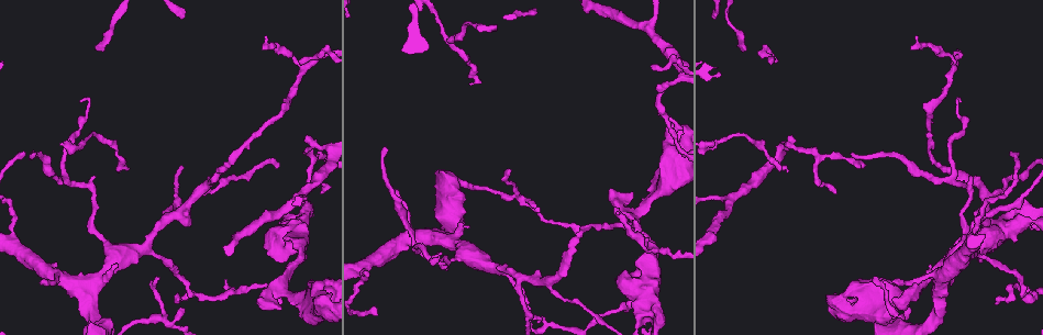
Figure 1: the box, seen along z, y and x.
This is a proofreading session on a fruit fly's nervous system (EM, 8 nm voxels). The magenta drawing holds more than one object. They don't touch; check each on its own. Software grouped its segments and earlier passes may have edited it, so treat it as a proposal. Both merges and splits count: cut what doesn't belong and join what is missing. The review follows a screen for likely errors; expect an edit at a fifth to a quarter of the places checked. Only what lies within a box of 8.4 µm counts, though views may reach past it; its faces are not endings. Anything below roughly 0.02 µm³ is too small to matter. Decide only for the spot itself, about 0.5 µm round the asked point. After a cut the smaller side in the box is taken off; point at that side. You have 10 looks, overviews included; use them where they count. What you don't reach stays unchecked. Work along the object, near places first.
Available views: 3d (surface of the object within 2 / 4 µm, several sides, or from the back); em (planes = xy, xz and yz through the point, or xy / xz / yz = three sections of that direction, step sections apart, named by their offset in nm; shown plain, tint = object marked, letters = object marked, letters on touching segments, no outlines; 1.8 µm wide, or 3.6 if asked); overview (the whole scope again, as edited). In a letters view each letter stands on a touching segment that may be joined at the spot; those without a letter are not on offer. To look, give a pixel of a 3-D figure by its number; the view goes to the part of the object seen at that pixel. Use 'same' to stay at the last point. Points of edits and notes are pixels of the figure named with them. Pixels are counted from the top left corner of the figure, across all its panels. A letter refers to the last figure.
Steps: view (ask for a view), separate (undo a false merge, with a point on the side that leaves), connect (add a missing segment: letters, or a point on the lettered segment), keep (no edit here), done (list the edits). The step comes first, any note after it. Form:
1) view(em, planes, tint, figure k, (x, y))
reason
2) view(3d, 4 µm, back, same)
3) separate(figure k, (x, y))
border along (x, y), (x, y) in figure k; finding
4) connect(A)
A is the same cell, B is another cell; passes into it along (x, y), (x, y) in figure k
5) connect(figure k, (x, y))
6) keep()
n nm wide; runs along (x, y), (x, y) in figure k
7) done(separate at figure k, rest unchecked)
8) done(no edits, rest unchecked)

view(3d, 4 µm, figure 1, (295, 231))
two arms at a narrow angle

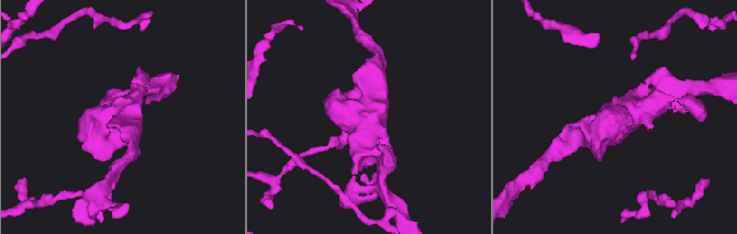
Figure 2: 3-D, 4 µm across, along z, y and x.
view(em, 3.6 µm, xz, step 16, tint, figure 2, (122, 115))
need the tissue

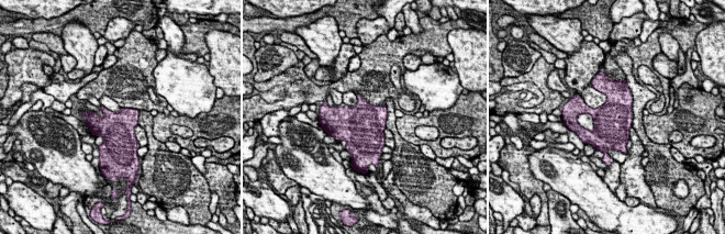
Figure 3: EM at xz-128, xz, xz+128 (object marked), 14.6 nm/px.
view(em, 3.6 µm, planes, letters, same)
another direction

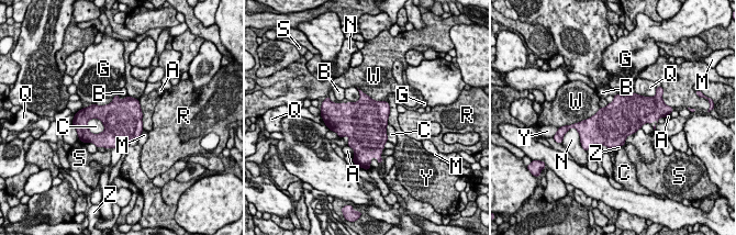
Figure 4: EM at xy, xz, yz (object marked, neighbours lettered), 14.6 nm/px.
keep()
W touches over 500 nm; A, B, C, G, M, N, Q, R, S, W, Y and Z are other cells; border along (356, 88), (359, 98), (352, 102) in figure 4; one neuron here

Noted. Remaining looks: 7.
view(3d, 2 µm, figure 1, (637, 214))
sharp bend

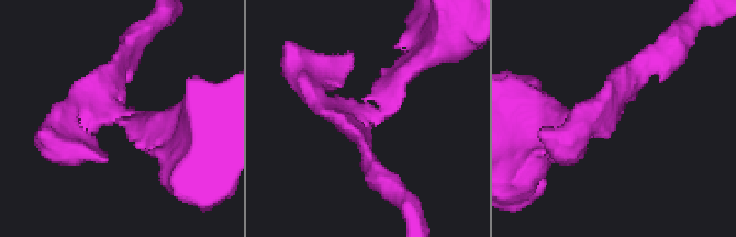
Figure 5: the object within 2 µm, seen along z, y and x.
view(em, planes, letters, figure 5, (607, 113))
need the tissue

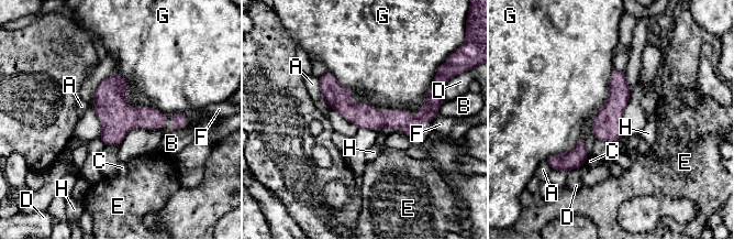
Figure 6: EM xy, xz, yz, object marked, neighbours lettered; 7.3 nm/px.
keep()
G touches over 320 nm; A, B, C, D, E, F, G and H are other cells; border along (613, 71), (609, 96), (598, 111) in figure 6; one neuron here

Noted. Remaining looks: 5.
view(3d, 4 µm, figure 1, (510, 279))
sudden change in width

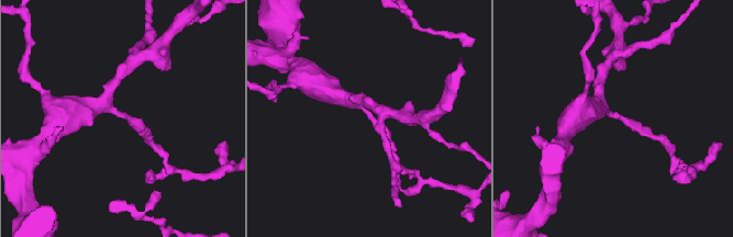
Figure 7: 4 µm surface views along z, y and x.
view(em, planes, letters, figure 7, (364, 111))
3 arms; need the tissue

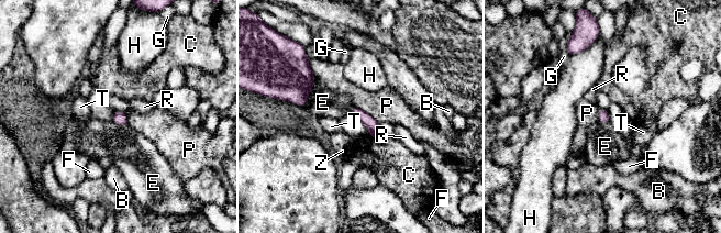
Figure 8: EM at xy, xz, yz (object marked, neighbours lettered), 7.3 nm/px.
keep()
B, C, E, F, G, H, P, R, T and Z are other cells; runs along (355, 110), (383, 136) in figure 8; all the same neuron

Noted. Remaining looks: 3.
view(em, planes, tint, figure 1, (670, 85))
abrupt turn

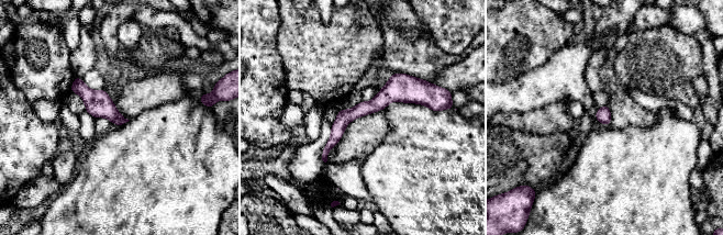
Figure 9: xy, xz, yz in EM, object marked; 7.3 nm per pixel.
view(em, planes, letters, same)
what lies round it

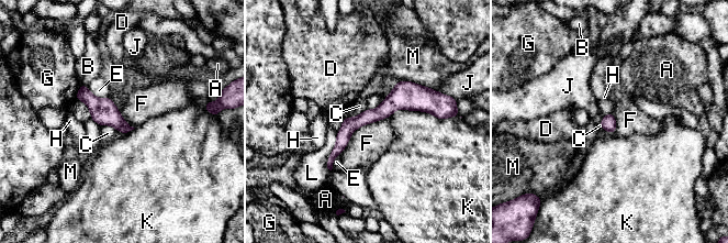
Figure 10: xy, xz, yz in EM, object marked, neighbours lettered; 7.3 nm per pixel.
keep()
110 nm wide; A, B, C, D, E, F, G, H, J, K, L and M are other cells; border along (388, 117), (358, 126), (340, 152) in figure 10; all the same neuron

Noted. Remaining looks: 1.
done(no edits, rest unchecked)

